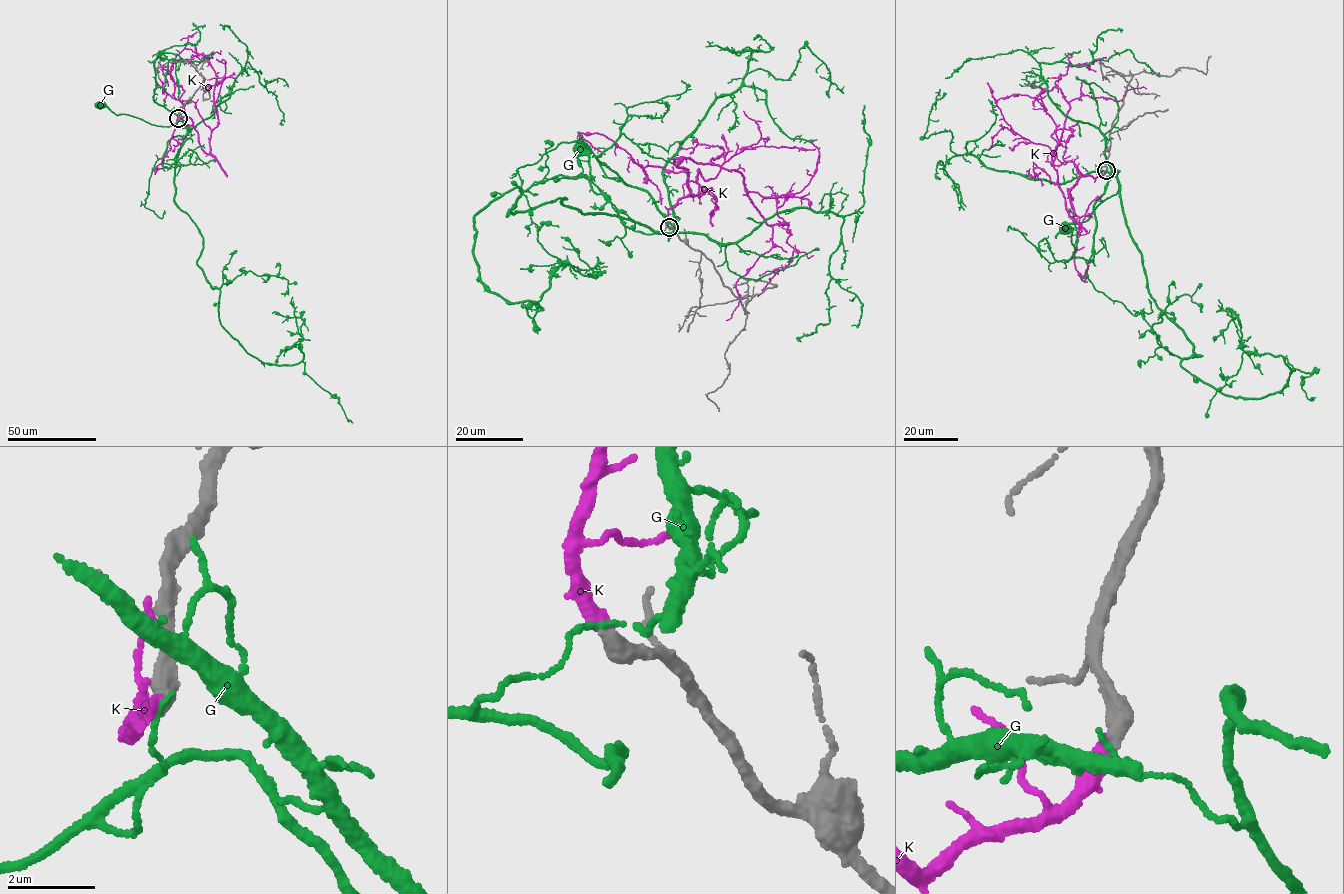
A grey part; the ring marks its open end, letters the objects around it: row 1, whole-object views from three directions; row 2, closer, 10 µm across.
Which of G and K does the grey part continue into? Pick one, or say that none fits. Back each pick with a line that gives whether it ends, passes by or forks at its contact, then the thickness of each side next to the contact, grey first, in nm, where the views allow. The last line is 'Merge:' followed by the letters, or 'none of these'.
K: it ends | 440/320 nm
Merge: K

